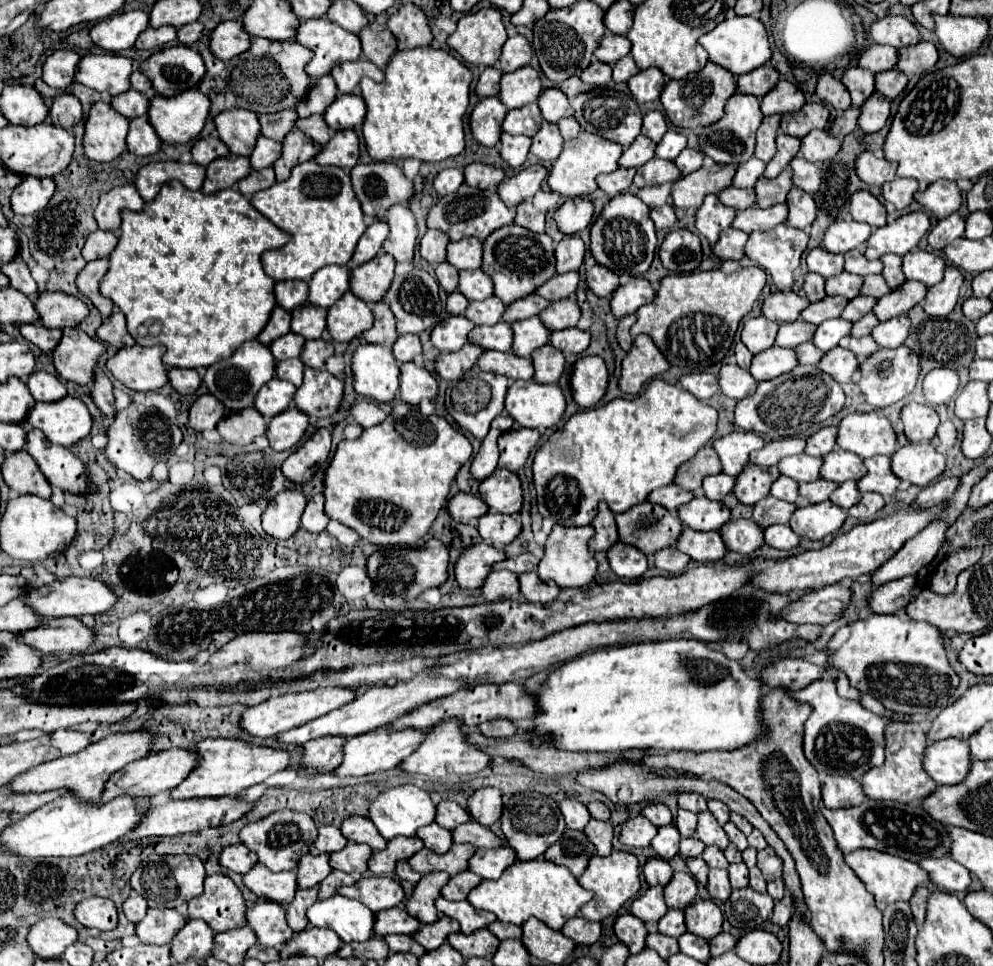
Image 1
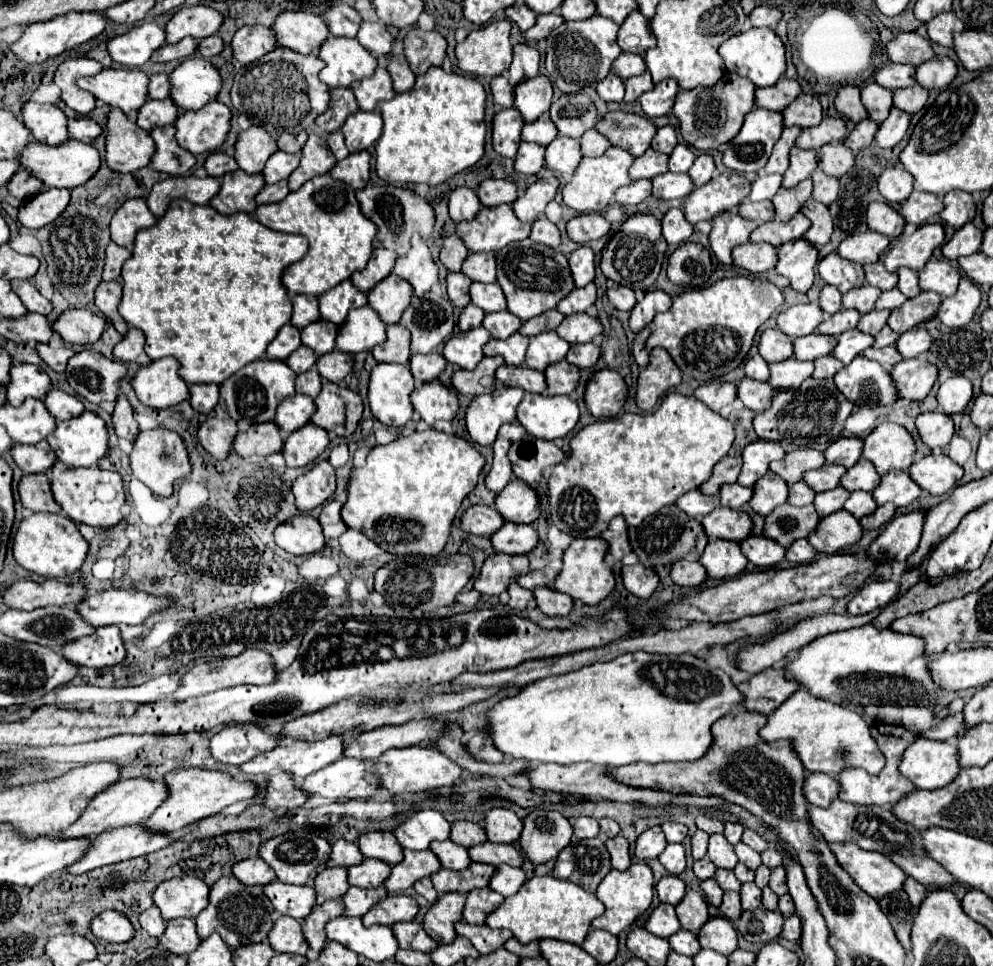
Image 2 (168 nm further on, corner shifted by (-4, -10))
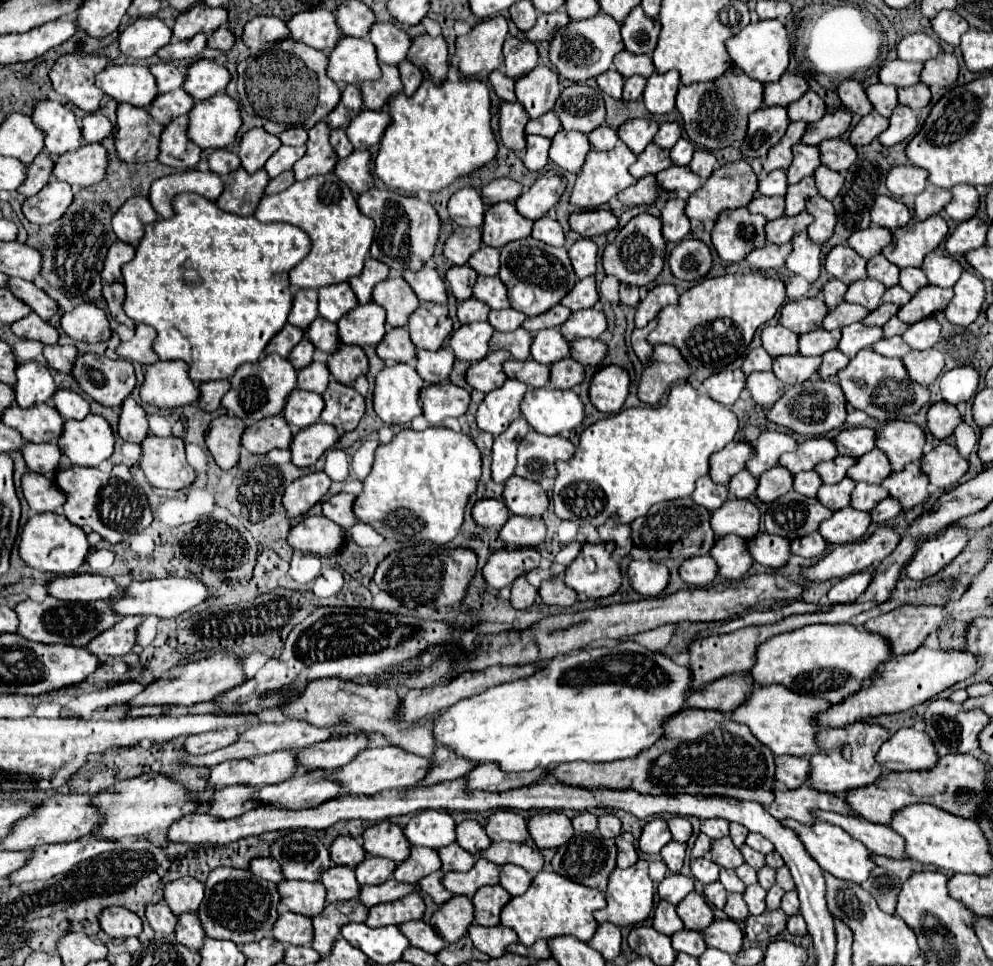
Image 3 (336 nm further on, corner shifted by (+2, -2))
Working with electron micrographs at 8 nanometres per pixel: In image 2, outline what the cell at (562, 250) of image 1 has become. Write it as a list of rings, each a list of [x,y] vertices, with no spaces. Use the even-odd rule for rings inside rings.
[[[580,246],[570,254],[570,268],[574,276],[576,286],[586,286],[594,282],[594,270],[596,270],[596,258],[594,250],[590,246]]]

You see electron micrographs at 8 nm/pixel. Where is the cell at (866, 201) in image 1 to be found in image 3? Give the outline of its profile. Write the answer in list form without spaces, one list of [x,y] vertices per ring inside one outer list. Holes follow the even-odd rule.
[[[878,196],[870,216],[872,216],[872,224],[888,228],[888,230],[906,226],[912,218],[910,210],[900,200],[894,200],[890,196]]]

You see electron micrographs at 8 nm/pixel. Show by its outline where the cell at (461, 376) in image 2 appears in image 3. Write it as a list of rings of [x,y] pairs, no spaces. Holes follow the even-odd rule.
[[[496,350],[490,352],[484,360],[472,364],[466,372],[466,382],[478,390],[478,392],[490,392],[494,388],[500,388],[506,380],[506,374],[502,372],[502,364],[504,360],[510,360],[510,352],[506,350]]]

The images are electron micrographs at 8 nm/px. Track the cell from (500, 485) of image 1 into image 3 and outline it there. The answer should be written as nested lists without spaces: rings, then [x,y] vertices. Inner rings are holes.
[[[510,476],[506,480],[502,498],[512,514],[528,518],[542,516],[548,506],[548,494],[540,488],[540,484],[520,476]]]

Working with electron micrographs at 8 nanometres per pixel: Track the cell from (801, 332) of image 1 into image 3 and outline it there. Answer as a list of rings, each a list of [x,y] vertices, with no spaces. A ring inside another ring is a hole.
[[[818,328],[810,334],[800,334],[798,336],[798,350],[802,356],[822,356],[828,350],[834,350],[840,340],[840,330],[824,330]]]

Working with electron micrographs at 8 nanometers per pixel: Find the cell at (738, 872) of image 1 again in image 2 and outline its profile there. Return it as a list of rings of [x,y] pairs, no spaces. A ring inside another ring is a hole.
[[[754,882],[742,884],[740,896],[742,896],[742,908],[744,910],[756,910],[762,906],[762,890]]]

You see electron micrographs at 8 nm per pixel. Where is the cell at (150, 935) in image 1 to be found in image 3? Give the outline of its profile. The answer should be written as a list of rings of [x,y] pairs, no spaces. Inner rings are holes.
[[[180,914],[178,922],[176,922],[176,930],[174,930],[176,942],[184,944],[186,948],[202,948],[202,926],[198,924],[198,916],[196,914]]]

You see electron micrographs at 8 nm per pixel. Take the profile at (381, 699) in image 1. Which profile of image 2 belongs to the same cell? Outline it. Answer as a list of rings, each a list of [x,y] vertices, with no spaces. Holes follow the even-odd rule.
[[[328,736],[328,740],[320,742],[288,742],[280,744],[270,752],[264,752],[250,762],[242,764],[240,770],[244,774],[270,774],[276,768],[292,774],[296,780],[306,778],[312,772],[332,764],[344,752],[342,736]]]

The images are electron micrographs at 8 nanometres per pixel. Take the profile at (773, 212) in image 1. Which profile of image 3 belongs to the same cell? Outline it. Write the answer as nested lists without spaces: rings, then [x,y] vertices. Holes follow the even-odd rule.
[[[800,212],[796,216],[780,216],[776,220],[766,222],[766,240],[774,244],[784,244],[790,242],[790,238],[798,232],[804,232],[812,224],[812,216],[808,212]]]

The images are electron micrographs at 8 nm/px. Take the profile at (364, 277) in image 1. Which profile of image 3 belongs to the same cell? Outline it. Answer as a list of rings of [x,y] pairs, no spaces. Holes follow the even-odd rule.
[[[402,276],[380,282],[372,292],[372,300],[386,310],[388,326],[404,326],[410,312],[414,312],[420,302],[418,296],[410,292],[410,286],[402,280]]]

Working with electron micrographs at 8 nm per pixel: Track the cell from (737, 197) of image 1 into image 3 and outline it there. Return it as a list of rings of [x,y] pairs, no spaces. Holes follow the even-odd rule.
[[[756,196],[748,204],[748,210],[752,214],[766,216],[766,220],[776,220],[784,214],[784,198],[782,196]]]

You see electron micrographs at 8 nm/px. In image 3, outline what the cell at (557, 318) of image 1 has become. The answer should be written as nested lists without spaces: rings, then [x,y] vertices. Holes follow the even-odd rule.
[[[598,308],[572,312],[572,316],[560,326],[560,332],[568,342],[574,342],[578,338],[600,338],[604,330],[606,330],[606,316]]]

